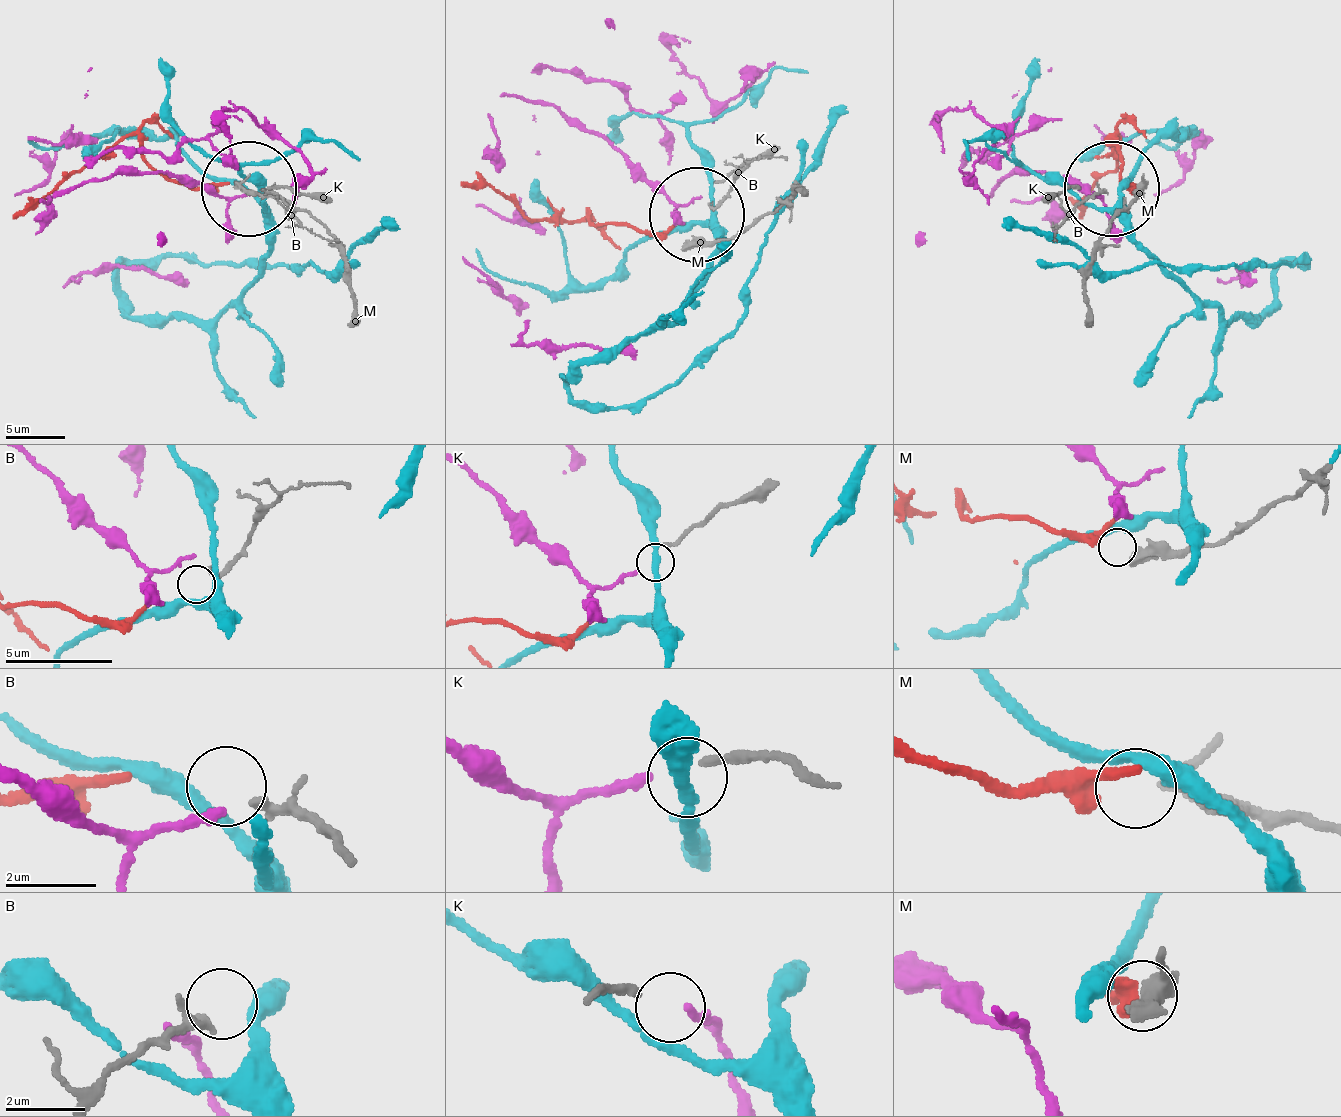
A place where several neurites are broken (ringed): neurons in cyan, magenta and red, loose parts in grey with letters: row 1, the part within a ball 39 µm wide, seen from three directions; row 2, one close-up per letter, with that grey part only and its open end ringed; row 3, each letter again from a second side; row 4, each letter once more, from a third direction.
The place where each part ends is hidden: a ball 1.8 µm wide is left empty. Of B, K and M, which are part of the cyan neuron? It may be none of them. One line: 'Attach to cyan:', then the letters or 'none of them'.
Attach to cyan: none of them

